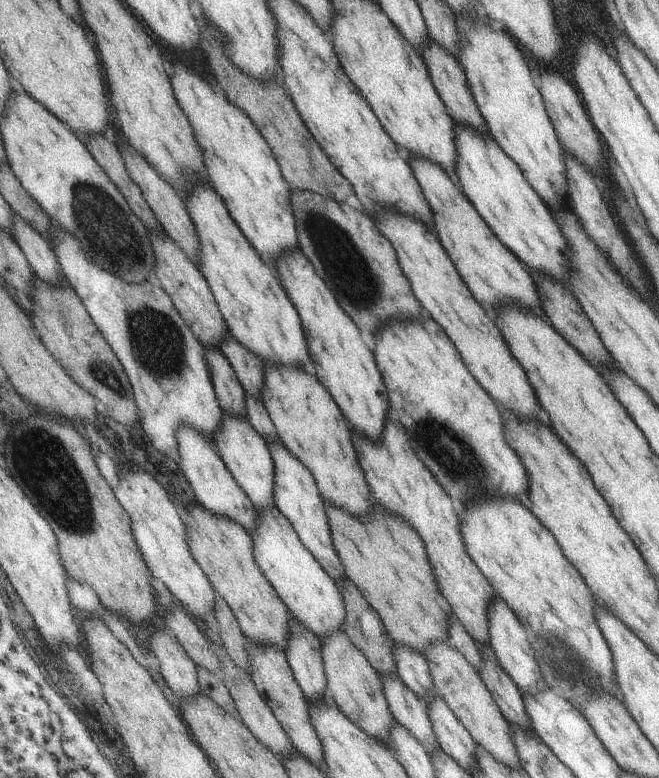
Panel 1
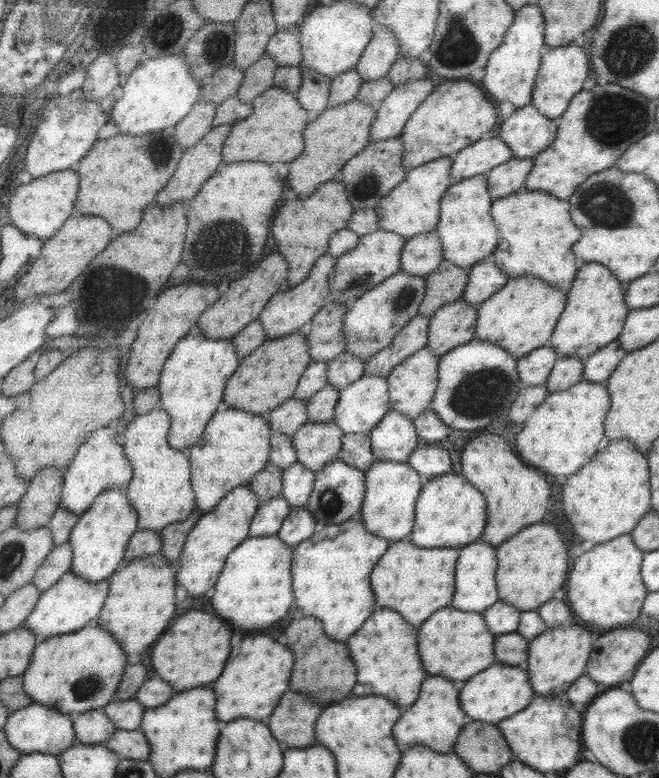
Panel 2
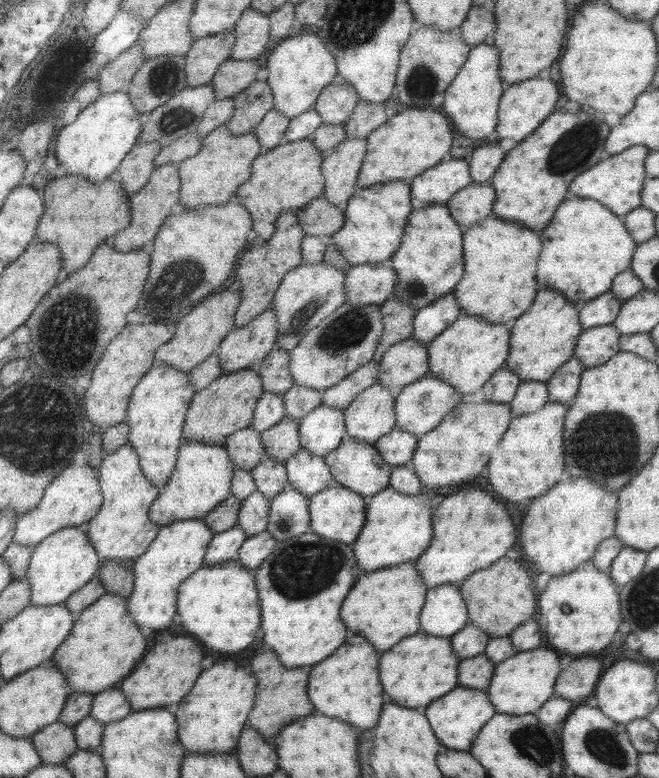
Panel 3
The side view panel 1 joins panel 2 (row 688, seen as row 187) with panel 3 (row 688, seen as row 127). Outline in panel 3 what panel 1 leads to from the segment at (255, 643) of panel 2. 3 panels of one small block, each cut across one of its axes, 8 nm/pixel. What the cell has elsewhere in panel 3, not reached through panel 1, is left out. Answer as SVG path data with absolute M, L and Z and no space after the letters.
M231 660L217 662L203 670L187 696L179 702L179 708L172 708L177 740L183 750L189 755L231 753L241 729L246 726L247 715L255 698L255 685L255 678L245 674L239 666L233 666L231 670Z

